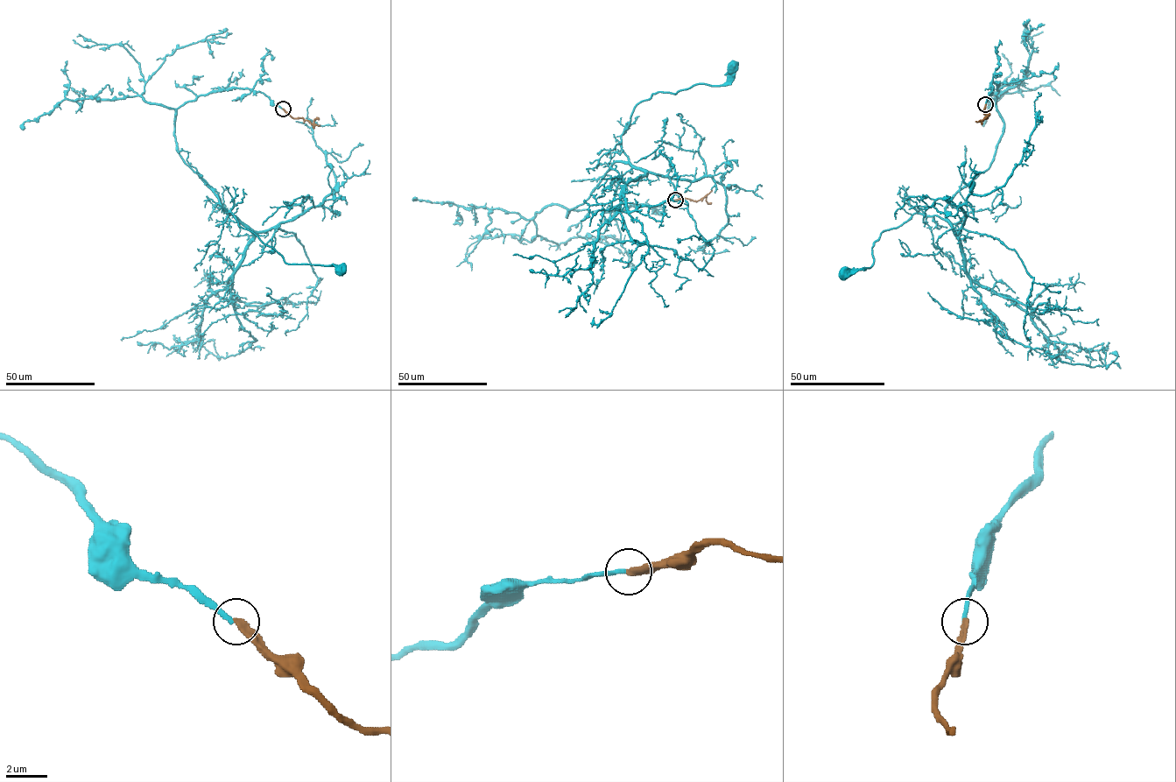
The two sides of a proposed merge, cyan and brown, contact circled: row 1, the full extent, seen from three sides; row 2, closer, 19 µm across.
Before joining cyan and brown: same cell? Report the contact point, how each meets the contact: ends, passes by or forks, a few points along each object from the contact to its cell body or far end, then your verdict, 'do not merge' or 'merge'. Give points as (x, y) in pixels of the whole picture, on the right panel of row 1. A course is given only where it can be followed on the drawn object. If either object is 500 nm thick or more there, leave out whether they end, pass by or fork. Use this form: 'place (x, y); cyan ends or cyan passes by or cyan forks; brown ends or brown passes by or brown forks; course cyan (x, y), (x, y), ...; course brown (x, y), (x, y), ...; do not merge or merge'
place (985, 104); cyan ends; brown ends; course cyan (985, 104), (996, 82), (1003, 133), (990, 165), (945, 218), (914, 213), (874, 243), (869, 267), (843, 272); course brown (985, 104), (983, 112), (987, 116), (982, 120), (989, 114); do not merge

